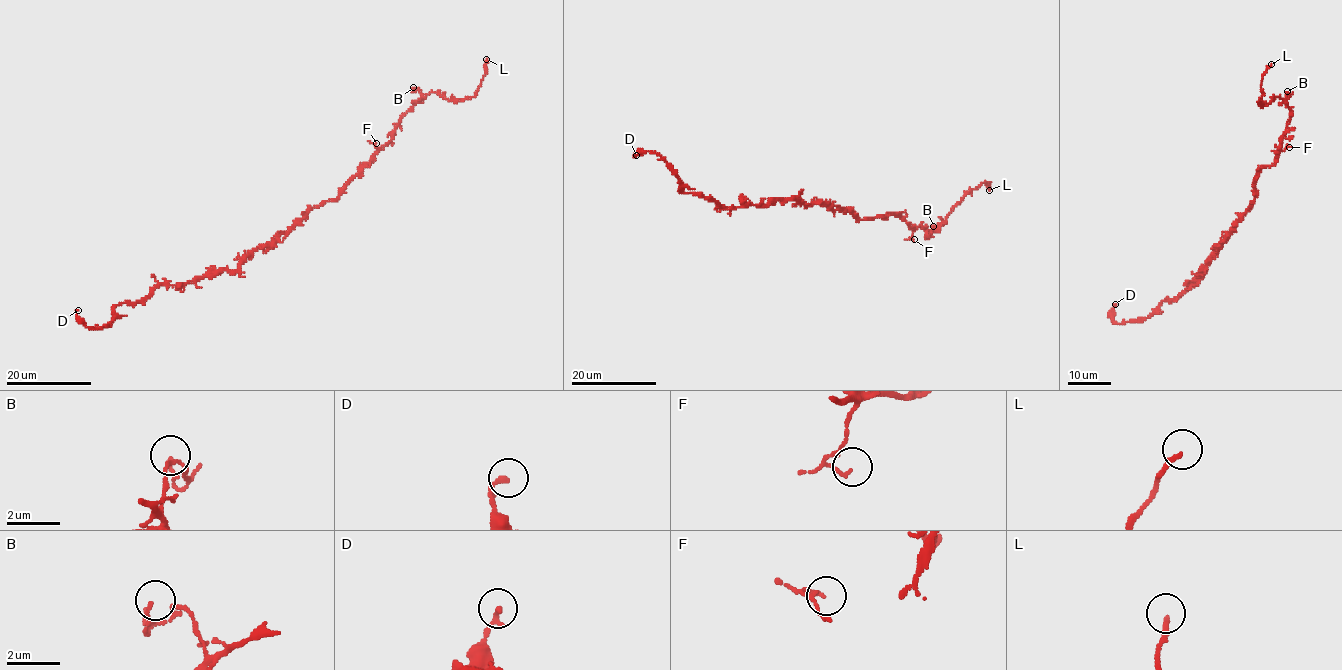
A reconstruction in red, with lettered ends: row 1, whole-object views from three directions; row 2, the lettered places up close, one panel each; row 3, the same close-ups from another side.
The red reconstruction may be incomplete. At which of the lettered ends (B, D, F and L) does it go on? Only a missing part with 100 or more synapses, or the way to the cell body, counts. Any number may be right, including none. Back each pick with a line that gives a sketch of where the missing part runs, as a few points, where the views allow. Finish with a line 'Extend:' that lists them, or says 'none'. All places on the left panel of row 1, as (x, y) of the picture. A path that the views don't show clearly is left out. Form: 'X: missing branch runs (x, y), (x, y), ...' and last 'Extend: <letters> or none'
L: missing branch runs (486, 59), (487, 46)
Extend: L

